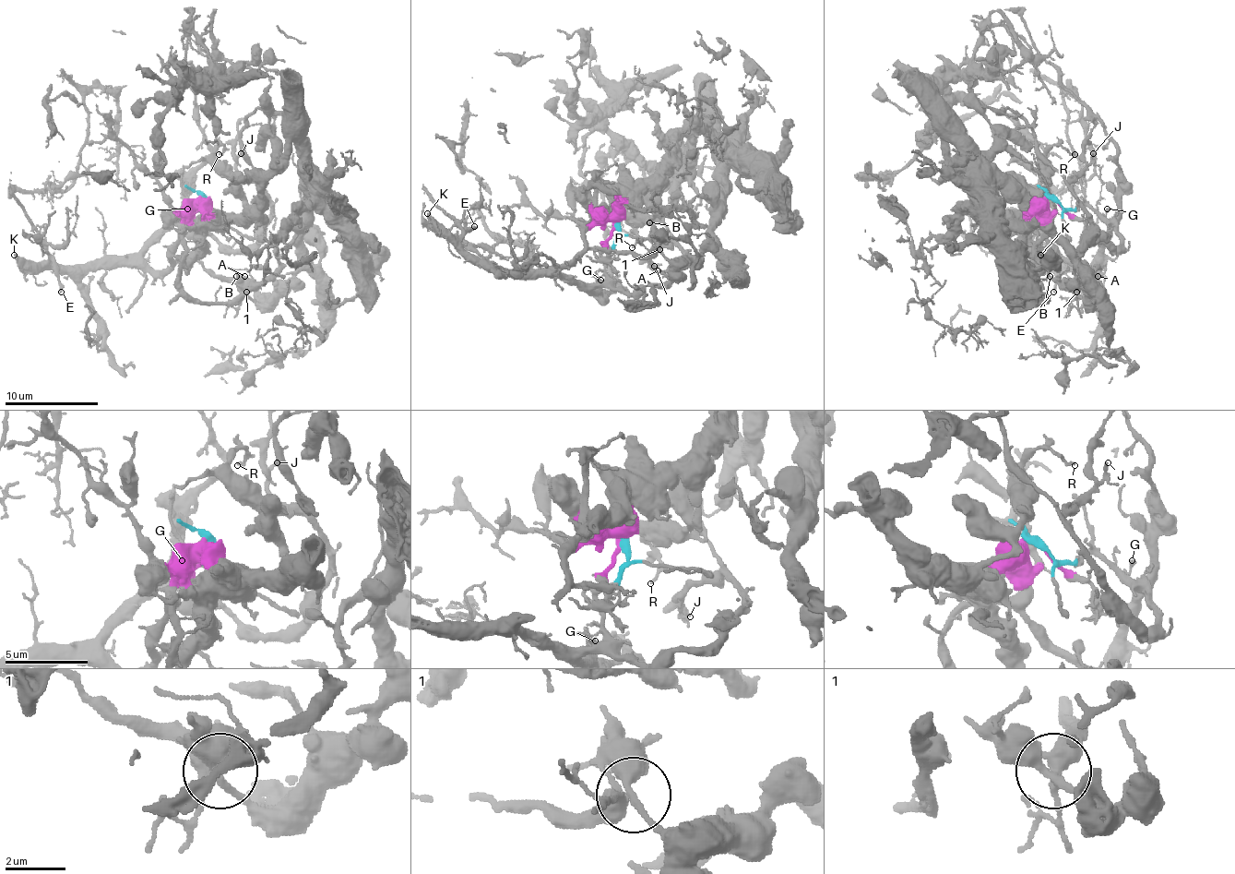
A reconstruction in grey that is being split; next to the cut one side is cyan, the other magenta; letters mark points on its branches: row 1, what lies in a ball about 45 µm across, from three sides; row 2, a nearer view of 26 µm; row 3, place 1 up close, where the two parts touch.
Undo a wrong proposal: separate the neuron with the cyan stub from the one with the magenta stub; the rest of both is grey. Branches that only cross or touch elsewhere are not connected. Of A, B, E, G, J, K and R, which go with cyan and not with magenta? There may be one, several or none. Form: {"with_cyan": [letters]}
{"with_cyan": ["E", "G", "J", "K"]}

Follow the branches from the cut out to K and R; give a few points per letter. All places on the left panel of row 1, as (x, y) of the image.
K: (199, 196), (202, 208), (188, 205), (188, 224), (167, 224), (132, 255), (68, 266), (24, 264), (15, 255)
R: (199, 196), (209, 212), (239, 217), (244, 212), (239, 186), (214, 151), (220, 145), (223, 147), (219, 154)

